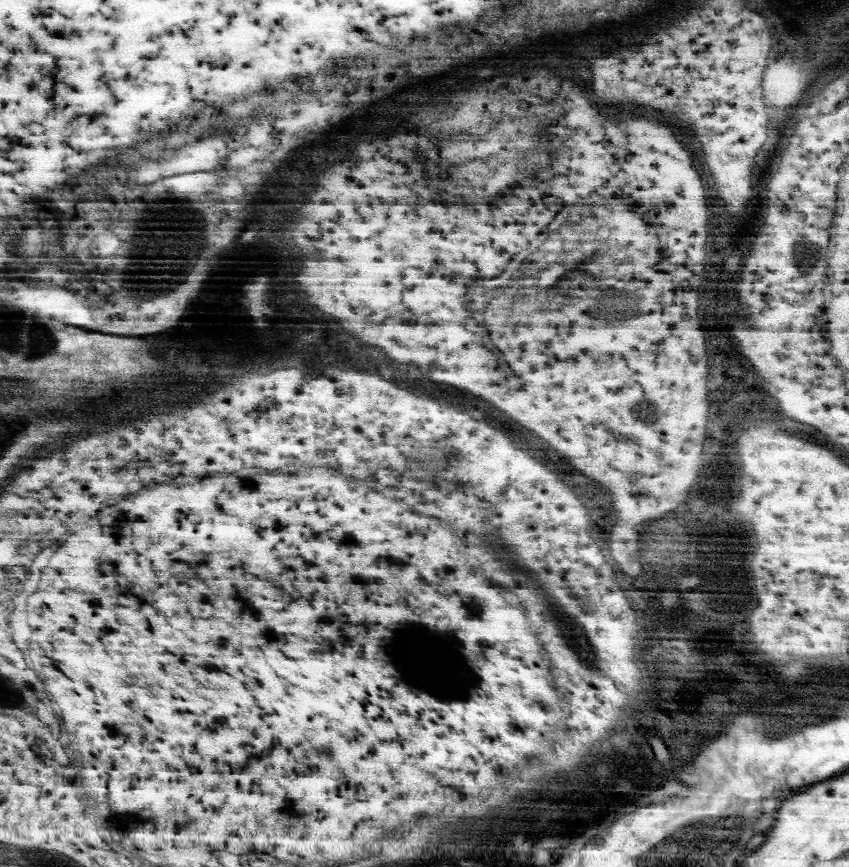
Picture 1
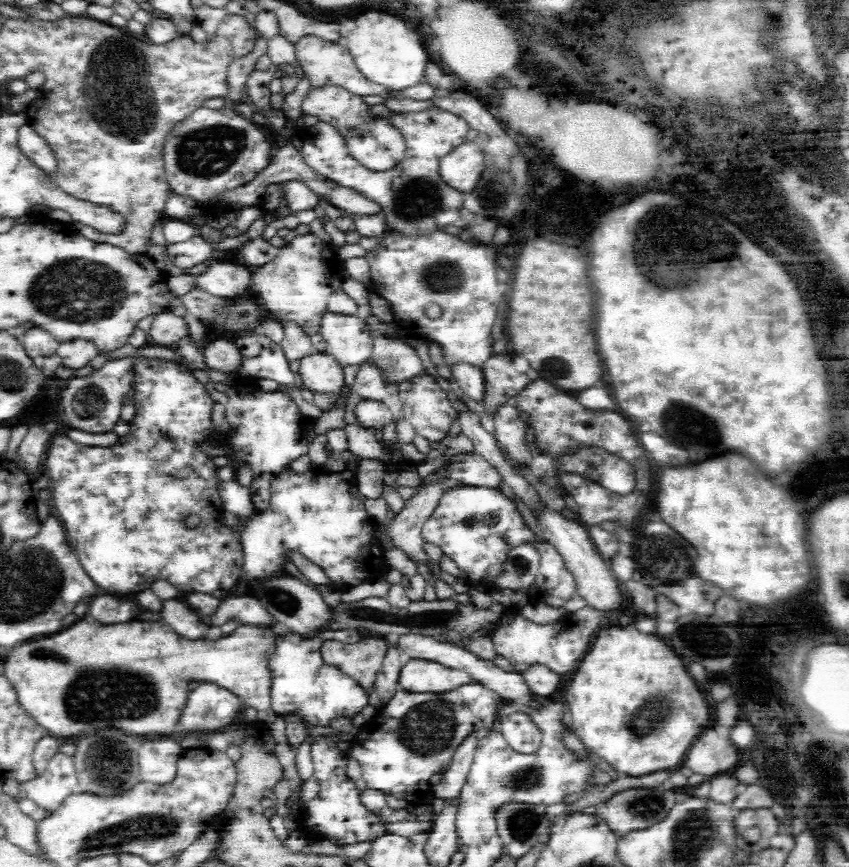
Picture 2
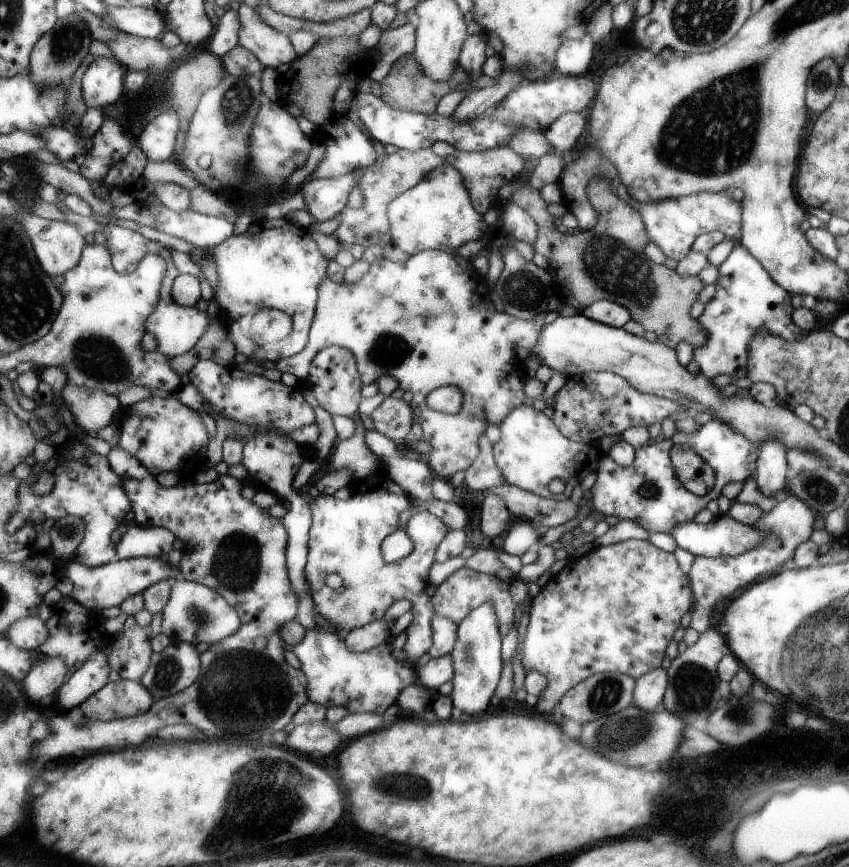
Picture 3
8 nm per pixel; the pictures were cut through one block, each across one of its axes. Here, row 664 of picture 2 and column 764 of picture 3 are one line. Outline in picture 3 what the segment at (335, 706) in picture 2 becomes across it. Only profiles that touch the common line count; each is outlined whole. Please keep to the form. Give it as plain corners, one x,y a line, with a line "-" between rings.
735,244
725,262
717,268
717,280
713,282
715,296
703,306
697,322
709,334
703,346
693,348
693,362
699,364
699,370
705,378
713,380
715,376
729,374
745,378
747,376
747,348
755,338
759,328
773,332
785,342
797,342
803,336
803,330
793,322
793,304
791,292
781,288
763,268
763,264
753,258
745,246

